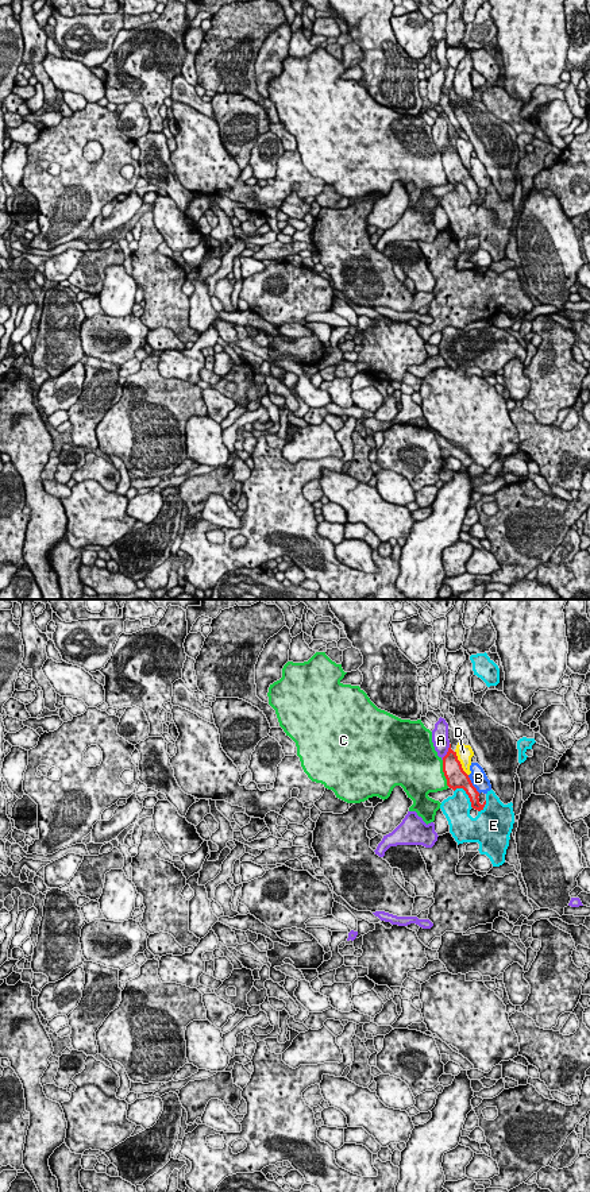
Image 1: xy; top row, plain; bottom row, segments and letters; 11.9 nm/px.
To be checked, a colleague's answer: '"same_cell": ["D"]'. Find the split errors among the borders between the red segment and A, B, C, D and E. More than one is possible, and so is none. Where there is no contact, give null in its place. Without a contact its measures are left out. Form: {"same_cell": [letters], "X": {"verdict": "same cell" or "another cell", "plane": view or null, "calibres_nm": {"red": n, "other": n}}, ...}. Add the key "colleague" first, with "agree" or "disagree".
{"colleague": "disagree", "same_cell": [], "A": {"verdict": "another cell", "plane": "xy", "calibres_nm": {"red": 240, "other": 190}}, "B": {"verdict": "another cell", "plane": "xy", "calibres_nm": {"red": 240, "other": 200}}, "C": {"verdict": "another cell", "plane": "xy", "calibres_nm": {"red": 240, "other": 460}}, "D": {"verdict": "another cell", "plane": "xy", "calibres_nm": {"red": 240, "other": 190}}, "E": {"verdict": "another cell", "plane": "xy", "calibres_nm": {"red": 240, "other": 320}}}

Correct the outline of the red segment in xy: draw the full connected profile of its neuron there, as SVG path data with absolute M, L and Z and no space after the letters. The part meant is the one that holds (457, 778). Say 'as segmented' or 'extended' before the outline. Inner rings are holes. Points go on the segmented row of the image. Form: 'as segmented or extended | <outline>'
as segmented | M451 744L447 755L443 757L443 772L450 788L452 788L454 791L456 788L463 788L470 798L471 807L478 811L483 810L486 801L482 805L479 803L479 792L473 786L468 775L463 771L456 752L451 749Z

